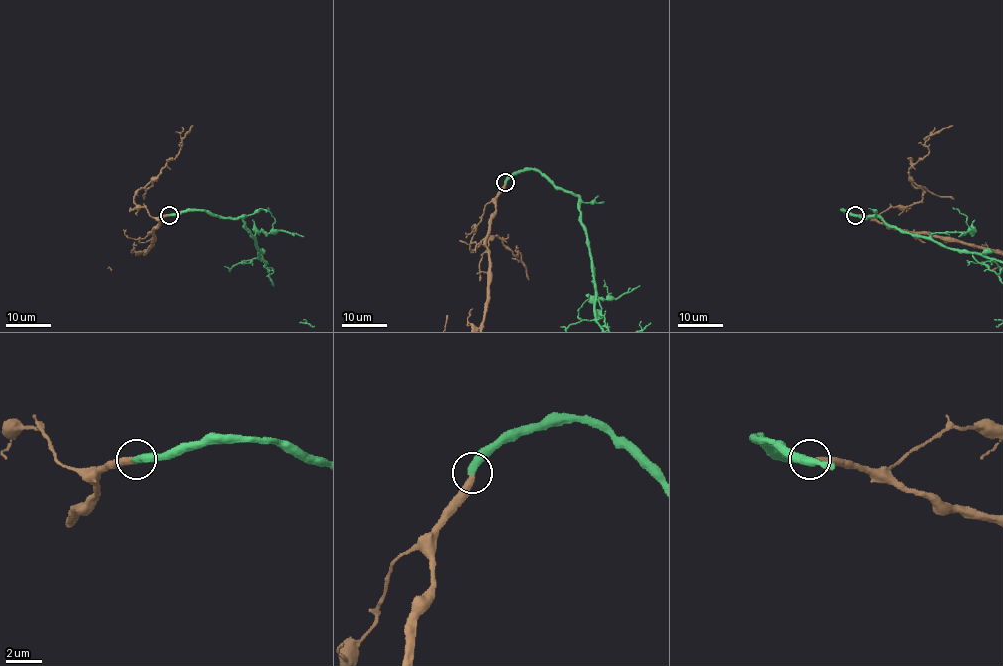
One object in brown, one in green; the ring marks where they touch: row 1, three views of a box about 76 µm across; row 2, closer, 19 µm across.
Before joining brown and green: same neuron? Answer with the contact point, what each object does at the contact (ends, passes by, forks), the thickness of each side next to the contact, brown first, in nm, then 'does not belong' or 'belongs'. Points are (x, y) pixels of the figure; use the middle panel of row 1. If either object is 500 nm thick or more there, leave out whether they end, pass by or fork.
place (505, 182); brown ends; green ends; calibres 360 and 440 nm; belongs

